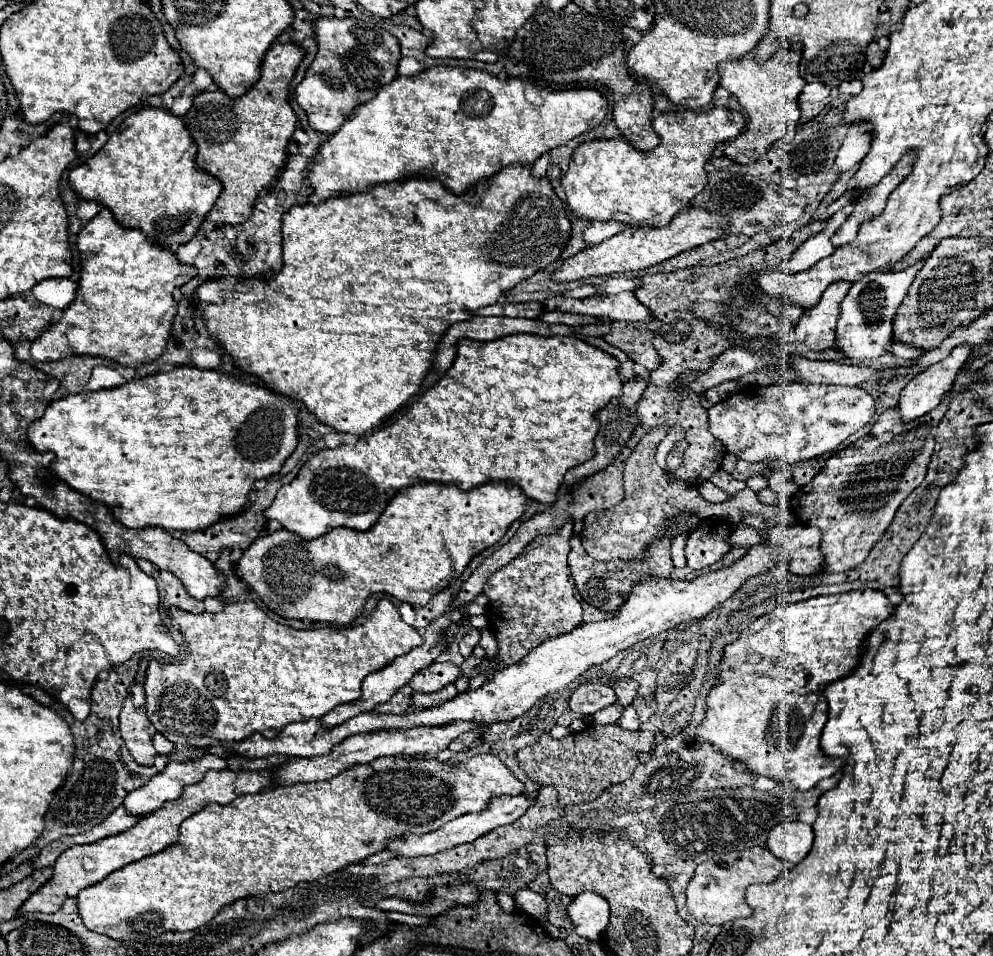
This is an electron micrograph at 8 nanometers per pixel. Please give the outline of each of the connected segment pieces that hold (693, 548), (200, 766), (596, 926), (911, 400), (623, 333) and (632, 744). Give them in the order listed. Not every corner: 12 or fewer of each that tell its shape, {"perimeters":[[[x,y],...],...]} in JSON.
{"perimeters":[[[702,520],[688,534],[686,564],[702,570],[730,552],[734,526]],[[226,758],[168,762],[148,784],[126,796],[136,816],[180,798],[184,786],[208,770],[224,770]],[[580,892],[566,906],[574,930],[598,940],[610,920],[608,902]],[[968,344],[916,374],[898,410],[916,420],[934,410],[968,360]],[[614,322],[604,340],[646,370],[662,362],[652,346],[660,328],[650,322]],[[590,724],[518,752],[562,806],[632,776],[656,735]]]}

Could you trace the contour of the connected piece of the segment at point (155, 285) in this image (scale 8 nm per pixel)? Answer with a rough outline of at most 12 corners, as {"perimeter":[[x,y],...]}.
{"perimeter":[[100,210],[36,362],[156,360],[196,276]]}

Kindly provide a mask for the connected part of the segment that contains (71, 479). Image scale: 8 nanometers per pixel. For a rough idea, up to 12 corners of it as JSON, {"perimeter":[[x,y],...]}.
{"perimeter":[[174,366],[48,404],[50,474],[194,532],[298,446],[298,406]]}

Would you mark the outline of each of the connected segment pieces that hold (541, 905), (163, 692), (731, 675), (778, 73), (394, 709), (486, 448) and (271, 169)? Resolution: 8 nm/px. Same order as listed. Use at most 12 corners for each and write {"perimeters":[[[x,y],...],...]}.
{"perimeters":[[[530,888],[514,894],[518,912],[546,922],[546,900]],[[382,598],[296,630],[250,600],[174,606],[190,656],[148,662],[176,746],[274,738],[358,700],[424,642]],[[880,590],[780,604],[724,648],[698,736],[810,790],[822,690],[894,606]],[[802,52],[718,64],[746,112],[726,158],[752,164],[800,120]],[[404,686],[390,702],[378,704],[382,714],[406,714],[412,706],[412,688]],[[576,336],[460,340],[404,418],[312,454],[264,514],[370,530],[402,488],[552,504],[622,392]],[[276,42],[244,96],[206,90],[184,122],[224,184],[206,216],[246,222],[284,168],[306,50]]]}

